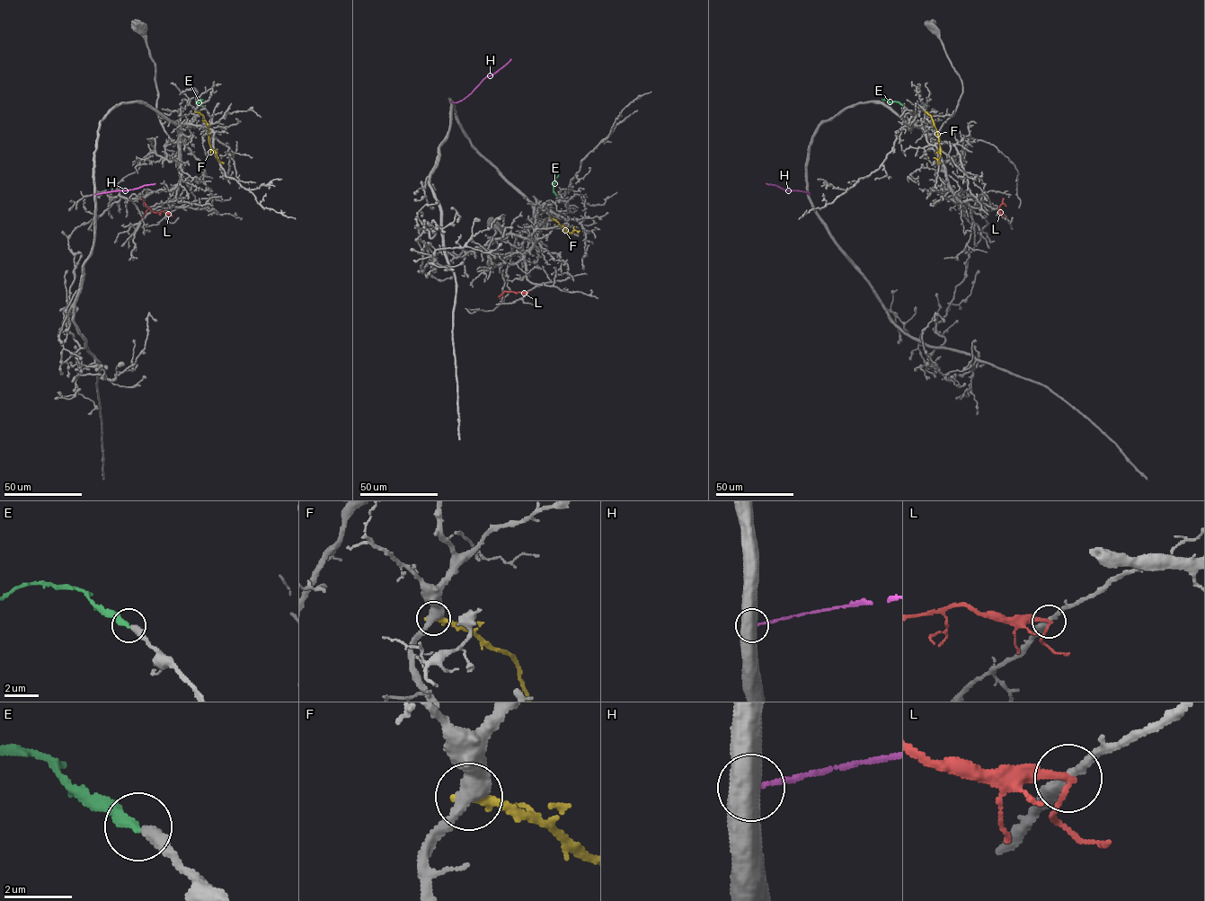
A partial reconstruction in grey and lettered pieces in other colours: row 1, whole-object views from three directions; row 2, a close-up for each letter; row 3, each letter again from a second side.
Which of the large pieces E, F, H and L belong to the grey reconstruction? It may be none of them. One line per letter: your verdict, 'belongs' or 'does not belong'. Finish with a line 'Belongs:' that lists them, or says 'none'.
E: belongs
F: does not belong
H: does not belong
L: does not belong
Belongs: E

